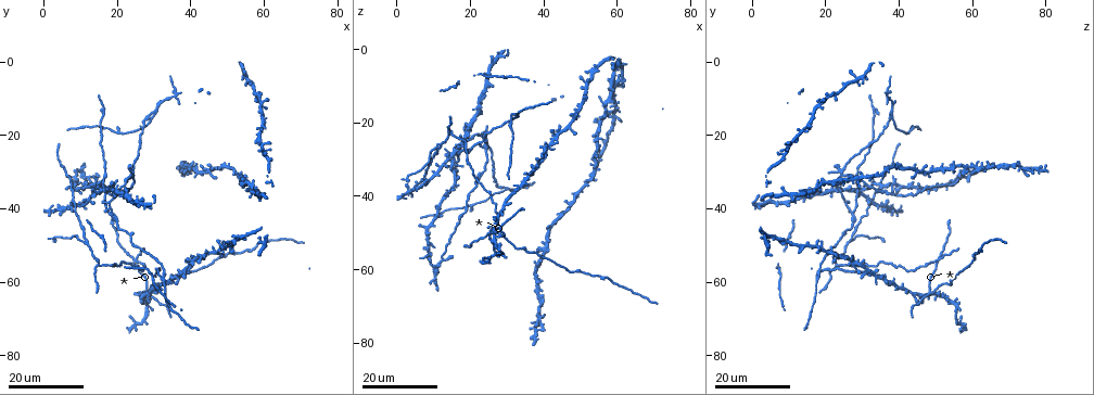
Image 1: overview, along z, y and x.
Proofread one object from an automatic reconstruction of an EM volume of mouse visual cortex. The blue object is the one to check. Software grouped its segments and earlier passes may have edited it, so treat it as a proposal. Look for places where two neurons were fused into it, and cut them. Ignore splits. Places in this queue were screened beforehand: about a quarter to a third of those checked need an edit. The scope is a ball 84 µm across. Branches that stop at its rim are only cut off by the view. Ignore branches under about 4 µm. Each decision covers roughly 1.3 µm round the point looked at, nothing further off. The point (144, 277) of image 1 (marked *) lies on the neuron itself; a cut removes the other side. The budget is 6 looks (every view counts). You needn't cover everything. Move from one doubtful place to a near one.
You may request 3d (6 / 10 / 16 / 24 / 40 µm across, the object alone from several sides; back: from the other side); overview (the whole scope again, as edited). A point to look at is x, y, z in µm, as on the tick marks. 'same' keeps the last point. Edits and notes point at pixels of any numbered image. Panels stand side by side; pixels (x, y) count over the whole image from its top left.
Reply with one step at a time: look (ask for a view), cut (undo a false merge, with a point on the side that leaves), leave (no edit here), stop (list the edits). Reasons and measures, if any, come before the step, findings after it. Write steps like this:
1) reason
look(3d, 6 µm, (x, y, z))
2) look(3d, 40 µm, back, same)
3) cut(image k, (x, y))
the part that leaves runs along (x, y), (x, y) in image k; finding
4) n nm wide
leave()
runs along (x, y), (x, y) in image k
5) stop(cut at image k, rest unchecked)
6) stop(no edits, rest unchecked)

looks like a crossing
look(3d, 16 µm, (28.5, 63.0, 49.0))

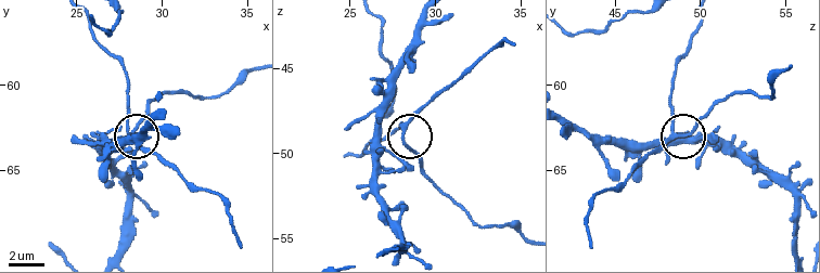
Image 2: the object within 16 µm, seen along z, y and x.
zoom in
look(3d, 10 µm, (28.5, 62.8, 49.6))

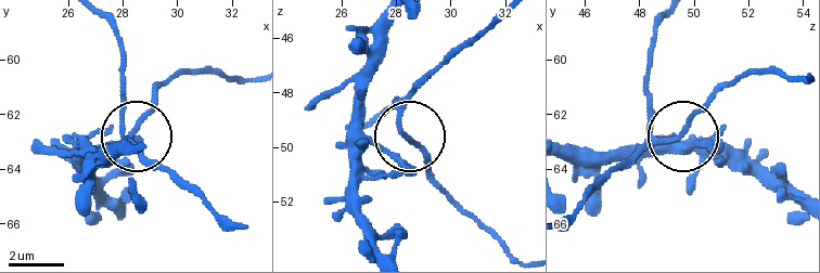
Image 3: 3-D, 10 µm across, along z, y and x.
side arm 57 µm
leave()
runs along (656, 24), (650, 120), (664, 139), (678, 139), (739, 74) in image 3; all the same neuron

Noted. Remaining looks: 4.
a narrow waist
look(3d, 24 µm, (31.5, 64.5, 45.5))

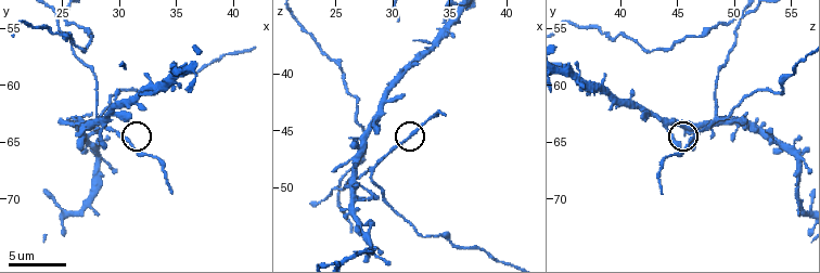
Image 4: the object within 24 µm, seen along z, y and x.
closer look
look(3d, 6 µm, (31.2, 65.0, 45.8))

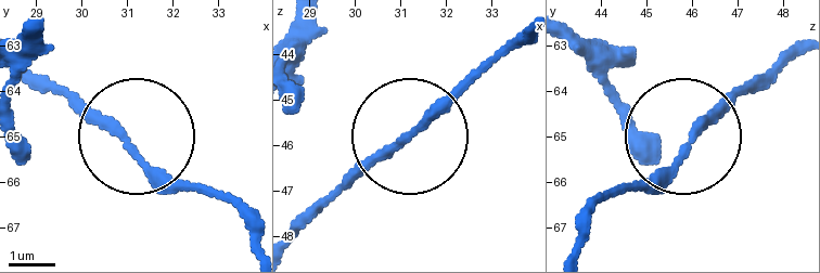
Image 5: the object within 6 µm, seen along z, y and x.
leave()
runs along (778, 55), (673, 160), (606, 192) in image 5; all the same neuron

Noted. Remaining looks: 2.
look(3d, 24 µm, (15.0, 55.5, 23.0))

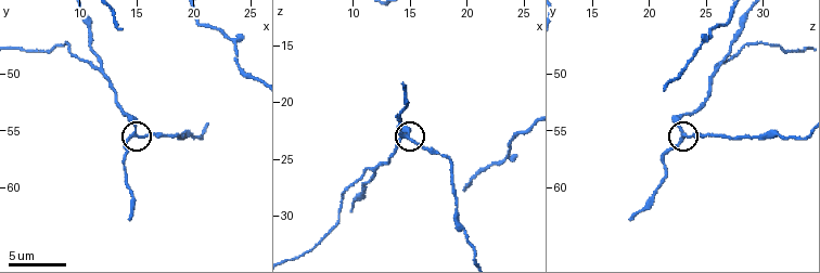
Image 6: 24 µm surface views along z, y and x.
look(3d, 10 µm, (14.8, 55.2, 22.8))

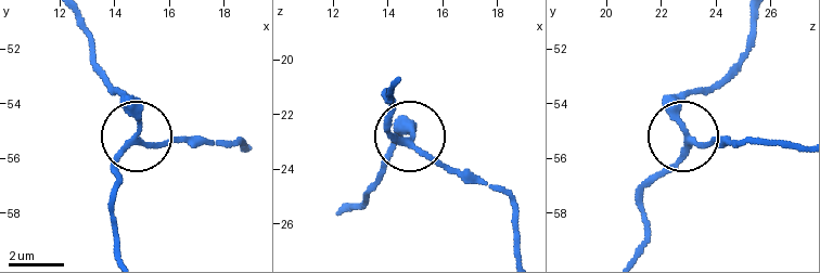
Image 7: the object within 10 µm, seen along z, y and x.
3 arms
leave()
runs along (248, 145), (176, 139), (133, 143), (115, 159), (113, 185) in image 7; continuous, no second neuron

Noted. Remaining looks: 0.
stop(no edits, rest unchecked)

